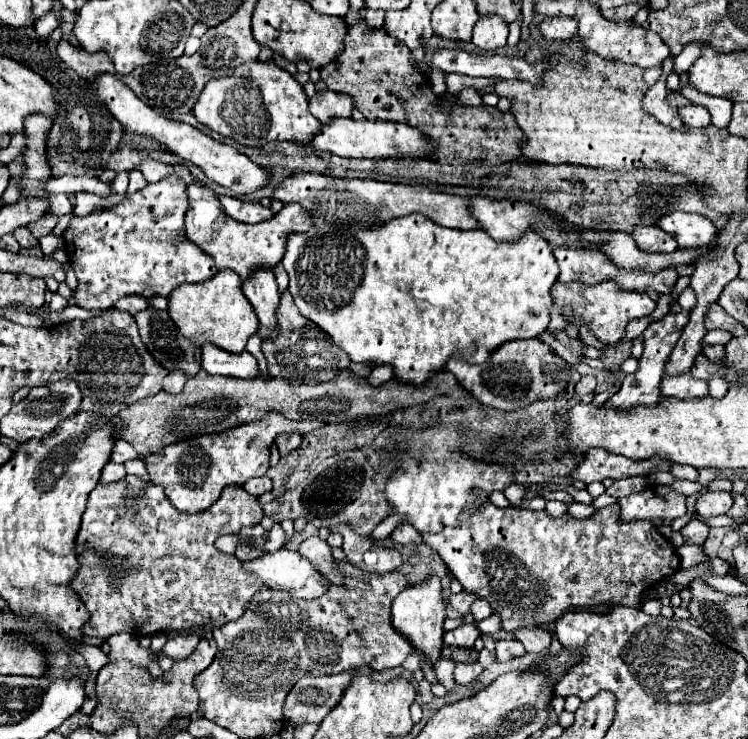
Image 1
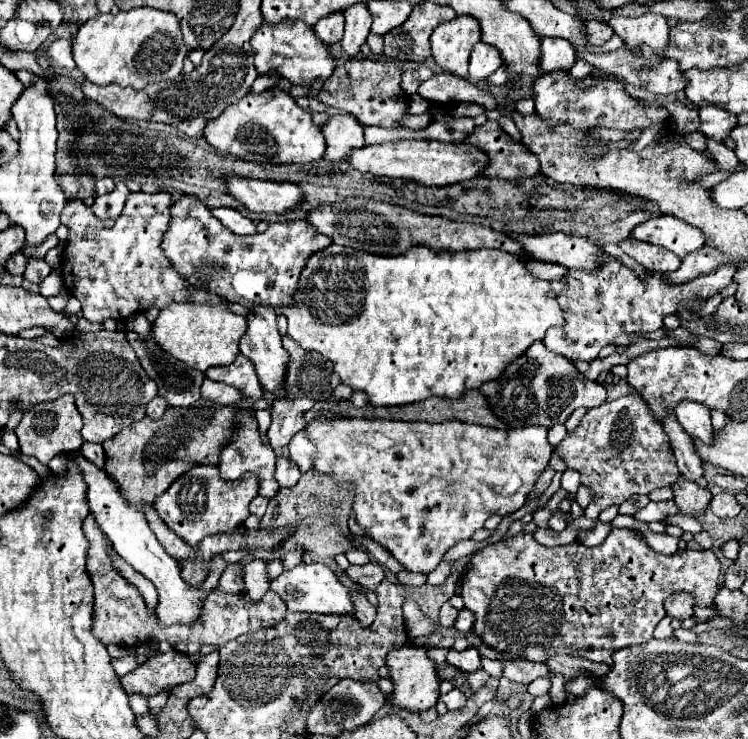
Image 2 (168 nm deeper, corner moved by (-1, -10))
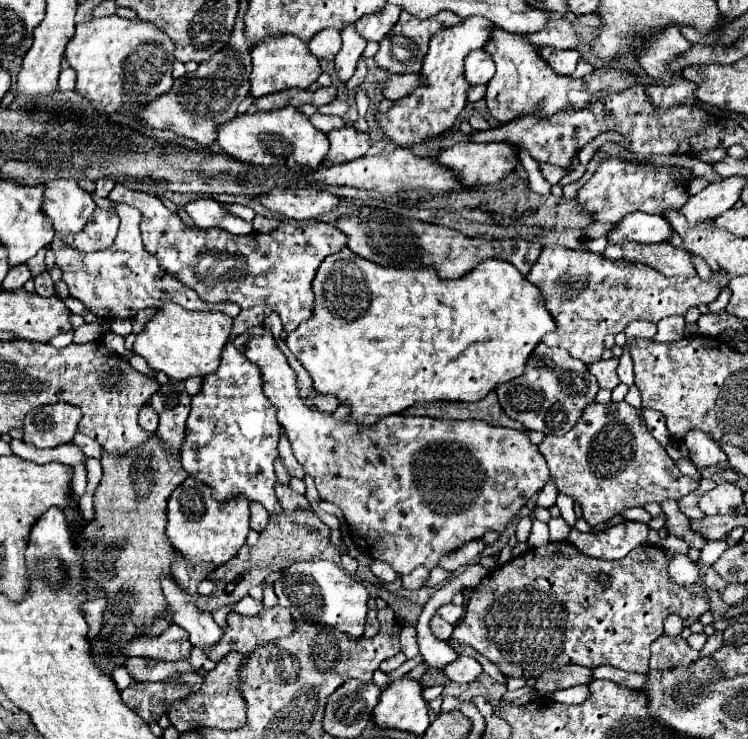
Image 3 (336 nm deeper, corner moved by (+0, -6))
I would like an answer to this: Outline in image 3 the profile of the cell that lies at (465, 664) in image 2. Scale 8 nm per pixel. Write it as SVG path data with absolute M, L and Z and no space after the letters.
M459 656L455 662L447 664L443 668L443 672L449 676L449 680L463 684L463 682L473 682L483 670L481 670L481 664L475 658Z

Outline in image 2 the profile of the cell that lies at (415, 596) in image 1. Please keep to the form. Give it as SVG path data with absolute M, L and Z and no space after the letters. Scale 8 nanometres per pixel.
M408 636L408 642L404 646L390 652L386 666L390 670L390 680L394 682L394 692L390 694L392 706L406 708L410 712L424 712L438 702L440 682L438 682L438 676L436 676L436 666L428 658L428 648L412 646L412 638Z

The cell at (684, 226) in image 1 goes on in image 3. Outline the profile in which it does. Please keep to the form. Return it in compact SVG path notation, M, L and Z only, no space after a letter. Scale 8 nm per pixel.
M631 212L625 220L617 222L615 230L607 236L611 244L625 244L625 242L669 242L673 236L673 228L669 222L659 214L645 214L645 212Z

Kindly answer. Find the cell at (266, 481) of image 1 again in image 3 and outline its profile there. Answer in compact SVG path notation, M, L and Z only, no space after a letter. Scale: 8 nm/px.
M249 502L249 506L251 506L251 528L255 532L261 532L269 520L269 512L257 502Z

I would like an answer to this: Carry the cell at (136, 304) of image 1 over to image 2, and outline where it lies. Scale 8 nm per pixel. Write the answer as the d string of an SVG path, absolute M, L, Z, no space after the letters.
M140 312L140 314L132 314L130 318L126 318L126 320L124 320L124 328L126 328L126 330L136 332L136 334L144 340L144 336L148 336L148 334L150 334L152 324L150 324L150 322L144 318L144 314Z

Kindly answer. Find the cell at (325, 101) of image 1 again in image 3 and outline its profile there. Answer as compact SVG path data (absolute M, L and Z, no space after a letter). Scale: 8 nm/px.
M353 122L345 124L343 128L331 130L327 136L329 136L331 148L329 148L327 158L323 160L325 168L331 168L331 166L337 166L337 164L361 158L361 156L367 154L369 146L371 146L369 134L357 130L353 126Z

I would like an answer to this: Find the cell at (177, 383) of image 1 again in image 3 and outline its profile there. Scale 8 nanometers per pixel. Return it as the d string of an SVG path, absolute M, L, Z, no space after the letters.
M145 404L145 406L139 410L139 424L141 424L141 428L147 430L147 432L155 432L155 430L157 430L159 416L157 416L157 412L153 410L151 404Z

